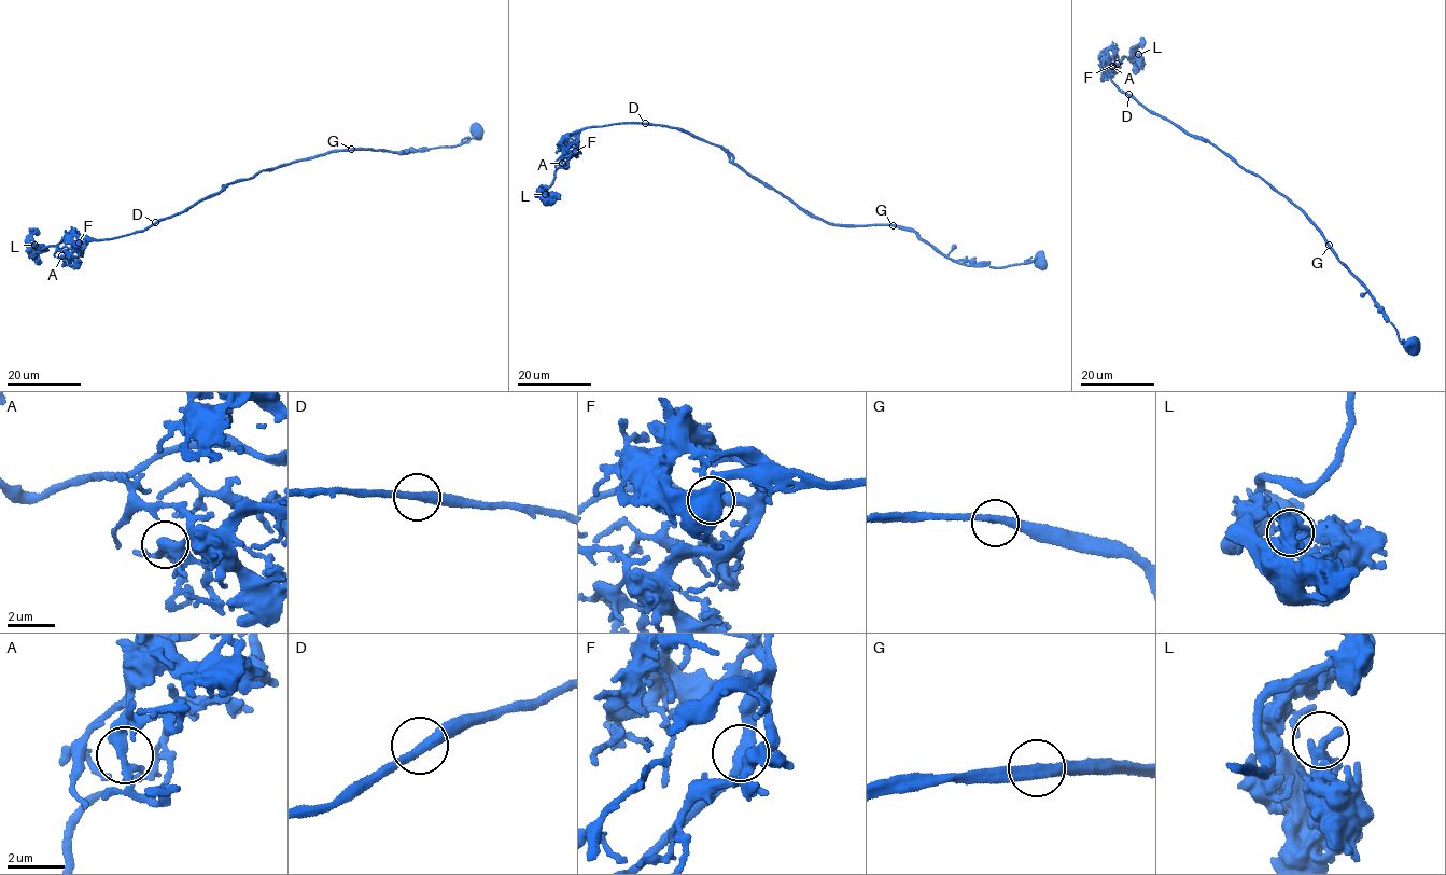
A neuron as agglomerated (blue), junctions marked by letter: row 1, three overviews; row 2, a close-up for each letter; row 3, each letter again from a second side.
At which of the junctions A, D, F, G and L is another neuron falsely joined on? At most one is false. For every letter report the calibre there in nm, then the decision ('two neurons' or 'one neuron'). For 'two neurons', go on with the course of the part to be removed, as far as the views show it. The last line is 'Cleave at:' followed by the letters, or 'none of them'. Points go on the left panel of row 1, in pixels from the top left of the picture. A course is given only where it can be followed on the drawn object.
A: 360 nm | one neuron
D: 320 nm | one neuron
F: 360 nm | one neuron
G: 340 nm | two neurons | (351, 149), (293, 162), (224, 184), (216, 194), (183, 211)
L: 360 nm | one neuron
Cleave at: G

